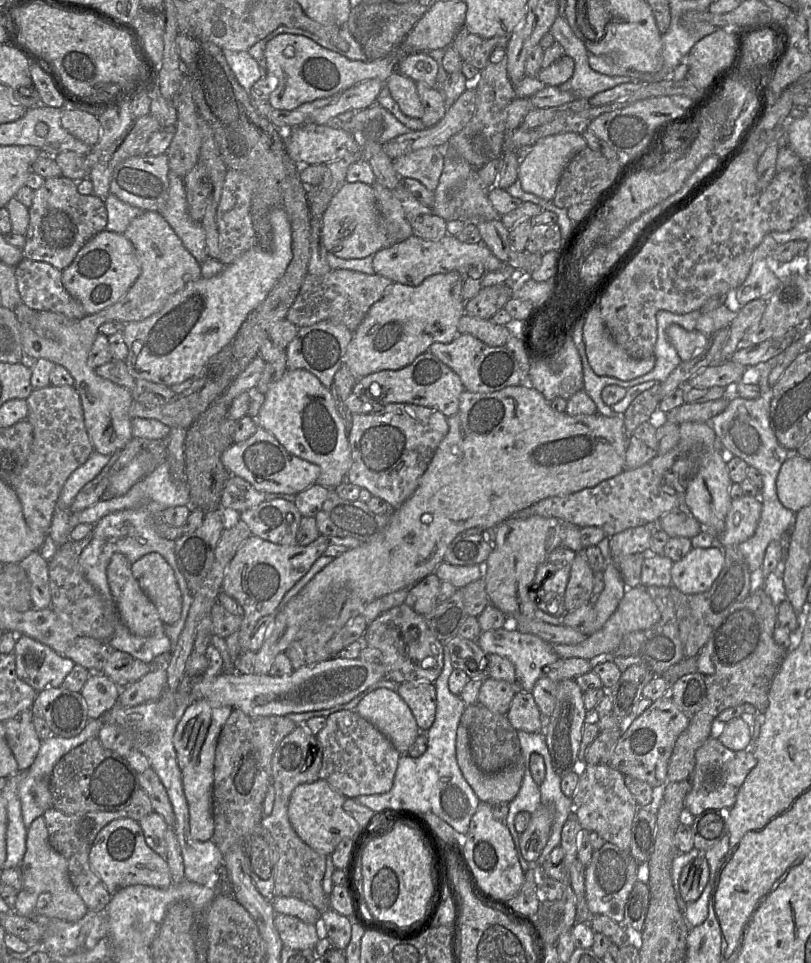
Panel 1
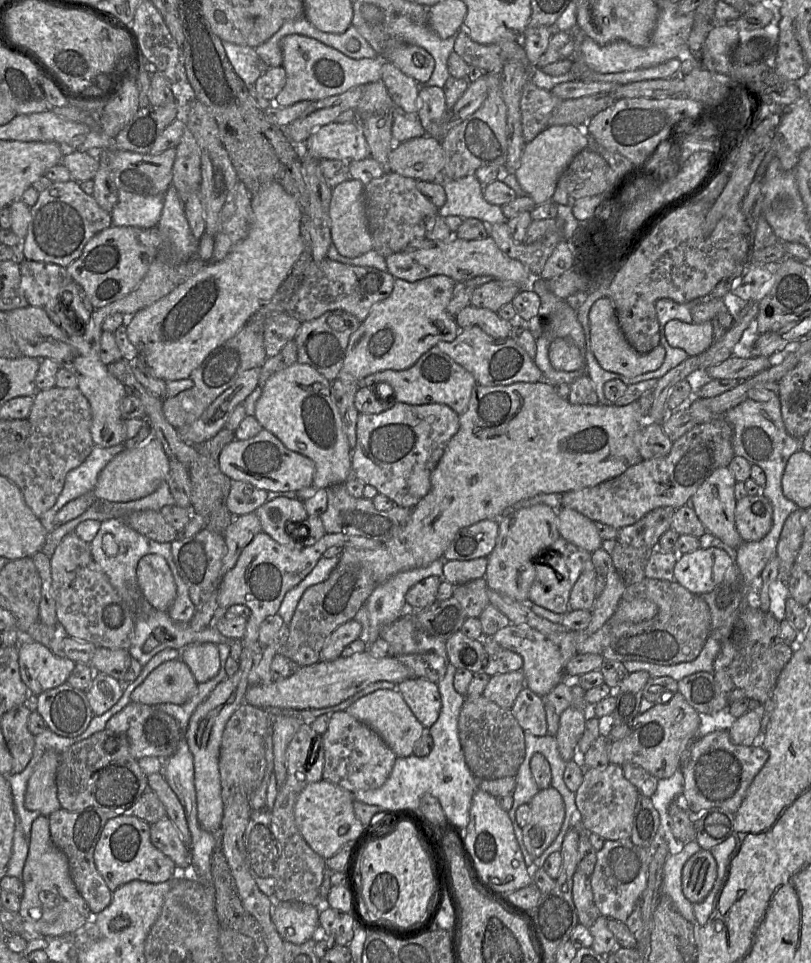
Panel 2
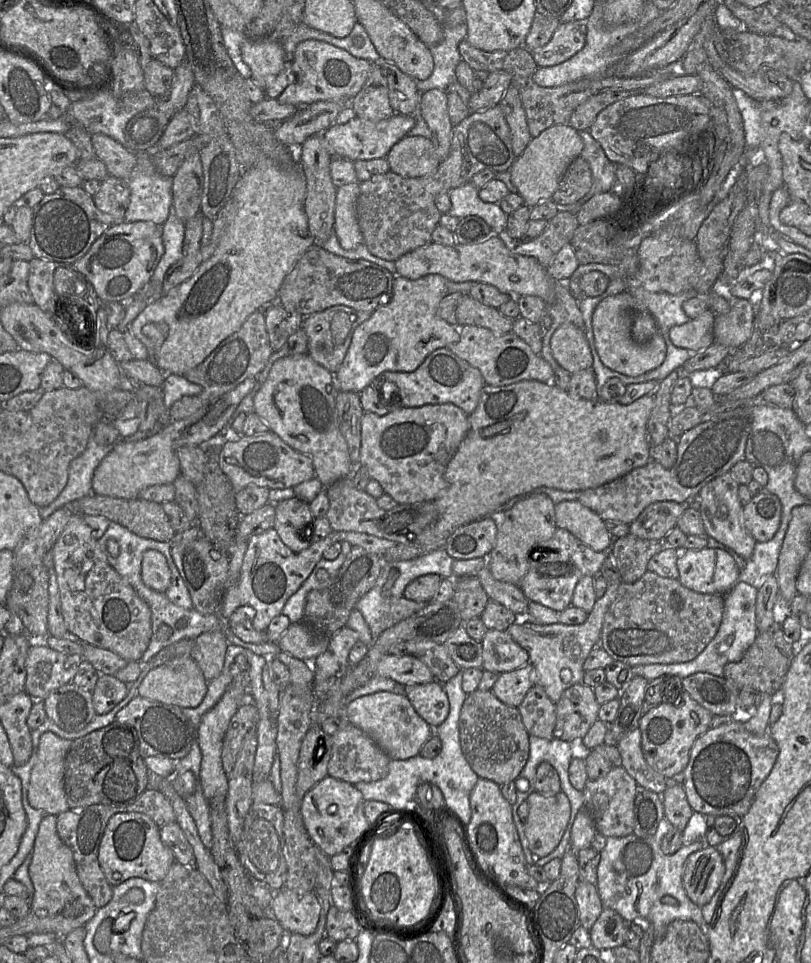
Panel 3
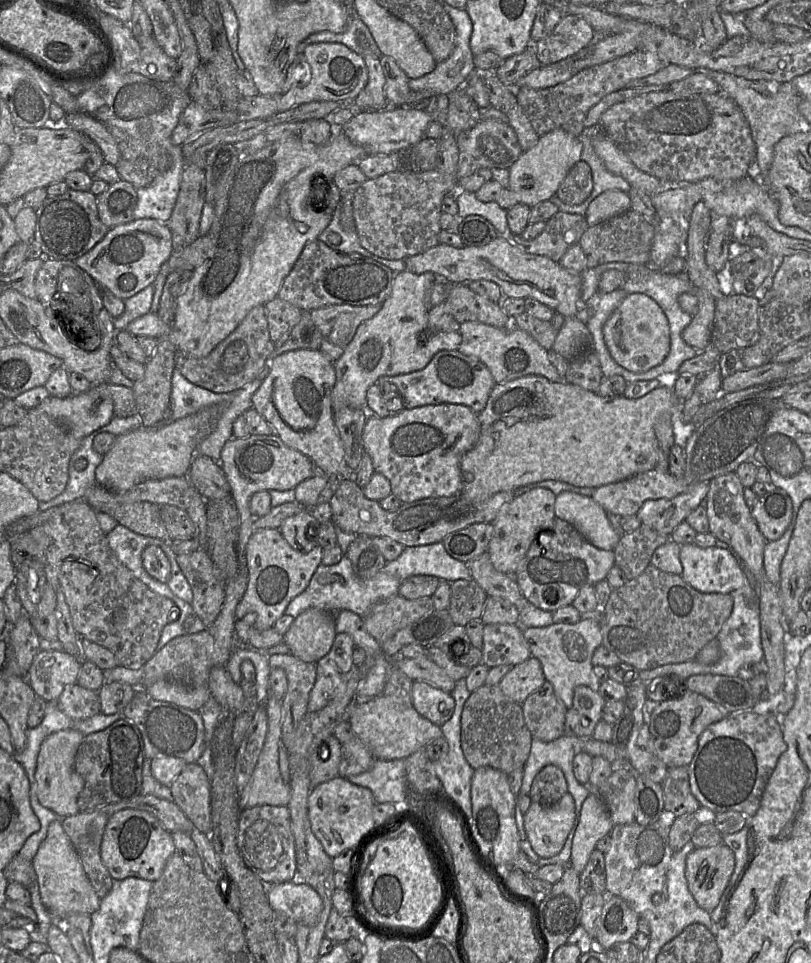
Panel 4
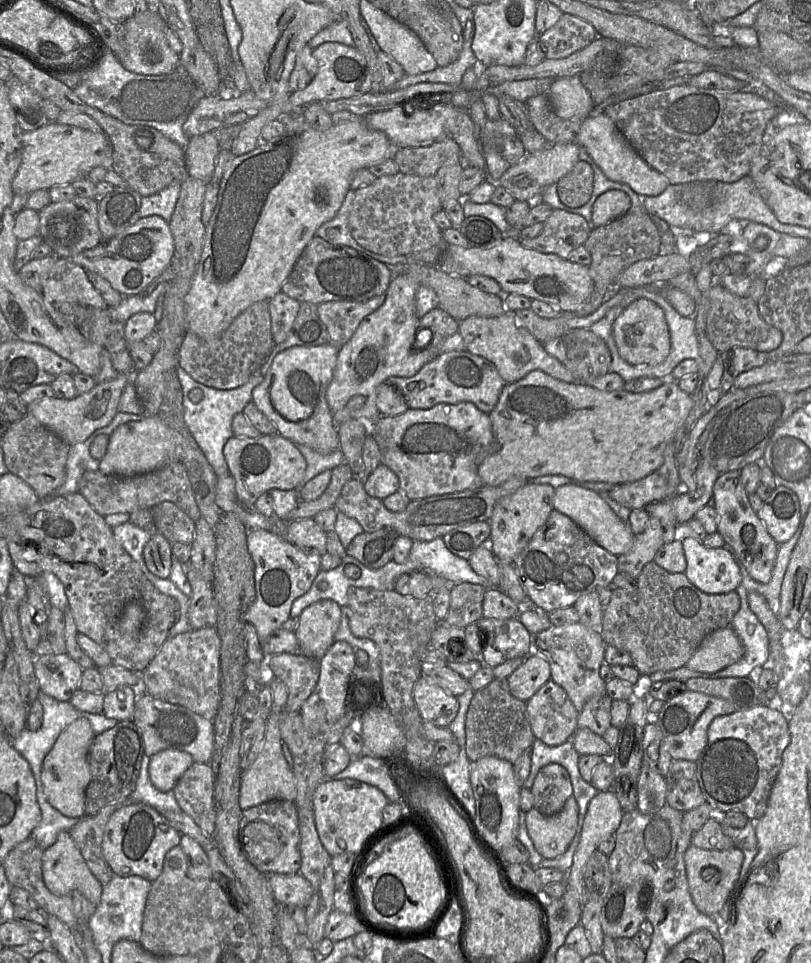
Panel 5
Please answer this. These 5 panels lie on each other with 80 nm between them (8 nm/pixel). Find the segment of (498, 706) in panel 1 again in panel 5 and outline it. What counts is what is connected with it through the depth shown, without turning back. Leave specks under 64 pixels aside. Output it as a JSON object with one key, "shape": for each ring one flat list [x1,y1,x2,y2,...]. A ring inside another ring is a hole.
{"shape":[[532,652,506,679,510,693,526,702,551,680,550,664,545,658]]}

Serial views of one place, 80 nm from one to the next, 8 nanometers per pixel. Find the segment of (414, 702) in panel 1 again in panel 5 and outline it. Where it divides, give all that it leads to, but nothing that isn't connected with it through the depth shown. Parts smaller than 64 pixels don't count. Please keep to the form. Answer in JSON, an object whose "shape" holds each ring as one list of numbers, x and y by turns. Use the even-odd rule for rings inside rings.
{"shape":[[421,675,415,683,413,698,423,721,428,721,438,727,448,727,455,719,459,710,457,697,447,693,426,675]]}

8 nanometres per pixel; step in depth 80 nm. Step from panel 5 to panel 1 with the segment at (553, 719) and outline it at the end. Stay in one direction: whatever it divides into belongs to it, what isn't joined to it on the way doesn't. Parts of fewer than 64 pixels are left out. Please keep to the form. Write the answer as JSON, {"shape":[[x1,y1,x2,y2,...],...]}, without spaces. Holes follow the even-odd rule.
{"shape":[[518,690,506,716,517,731,540,733,544,730,544,717,531,692]]}

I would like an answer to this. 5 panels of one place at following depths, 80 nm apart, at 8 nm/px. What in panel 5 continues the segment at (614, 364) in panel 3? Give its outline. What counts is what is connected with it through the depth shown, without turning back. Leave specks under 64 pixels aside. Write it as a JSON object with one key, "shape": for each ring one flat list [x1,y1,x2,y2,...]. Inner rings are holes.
{"shape":[[639,298,624,308,613,323,612,333,619,355,631,365,656,365,670,352,670,333,664,312,646,298]]}

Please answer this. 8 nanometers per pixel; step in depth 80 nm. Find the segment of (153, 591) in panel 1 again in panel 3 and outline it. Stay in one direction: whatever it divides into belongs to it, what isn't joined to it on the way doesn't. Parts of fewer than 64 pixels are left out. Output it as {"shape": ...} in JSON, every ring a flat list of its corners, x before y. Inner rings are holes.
{"shape":[[157,550,145,551,142,559,141,576,147,587,166,593,171,585,171,570,164,554]]}

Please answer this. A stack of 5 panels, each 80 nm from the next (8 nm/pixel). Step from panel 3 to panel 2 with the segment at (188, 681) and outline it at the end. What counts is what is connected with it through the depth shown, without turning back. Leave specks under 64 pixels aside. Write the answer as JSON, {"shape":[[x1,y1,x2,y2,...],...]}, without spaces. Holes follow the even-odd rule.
{"shape":[[181,659,167,661,155,668,131,693,133,703,181,705,197,692,198,683,188,665]]}

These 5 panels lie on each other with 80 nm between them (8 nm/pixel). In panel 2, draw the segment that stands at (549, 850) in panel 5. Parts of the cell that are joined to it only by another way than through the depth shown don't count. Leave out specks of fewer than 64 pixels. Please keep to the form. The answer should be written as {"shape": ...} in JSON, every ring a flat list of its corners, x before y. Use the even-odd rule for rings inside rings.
{"shape":[[540,790,529,803,530,813,523,827,523,842,533,859,538,858,558,836,564,818,565,804,558,790]]}

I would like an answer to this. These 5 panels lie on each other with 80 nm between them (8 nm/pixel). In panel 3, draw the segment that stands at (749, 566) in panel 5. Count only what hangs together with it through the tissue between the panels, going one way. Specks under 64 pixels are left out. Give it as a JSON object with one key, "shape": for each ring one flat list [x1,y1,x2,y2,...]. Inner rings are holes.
{"shape":[[730,472,714,478,699,491,698,510,704,523,706,536,731,548,746,561,751,558,757,541,744,524,743,504,738,496,739,485]]}

